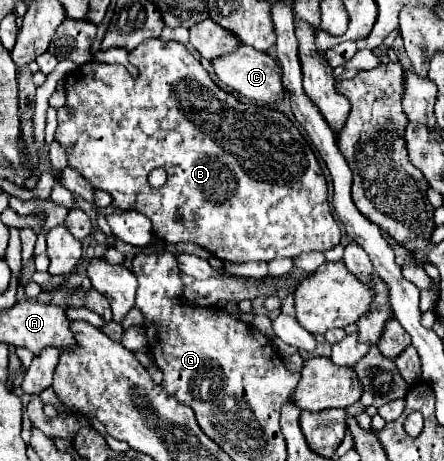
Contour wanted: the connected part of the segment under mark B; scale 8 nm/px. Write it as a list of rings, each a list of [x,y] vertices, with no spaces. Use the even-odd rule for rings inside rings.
[[[150,38],[150,42],[144,42],[142,46],[130,52],[130,64],[138,68],[138,76],[132,76],[122,64],[102,64],[102,62],[90,60],[78,66],[74,72],[66,76],[66,104],[58,108],[56,140],[66,148],[68,164],[76,168],[96,190],[106,190],[112,196],[114,206],[118,206],[120,210],[136,210],[148,216],[152,222],[152,234],[156,240],[194,242],[224,262],[252,262],[252,260],[270,262],[274,258],[296,258],[302,252],[314,252],[314,250],[326,252],[334,248],[336,244],[340,244],[342,234],[328,206],[328,188],[326,188],[326,178],[322,174],[322,168],[310,144],[304,140],[300,130],[282,112],[272,110],[270,106],[258,106],[258,104],[252,104],[252,110],[248,110],[246,104],[236,100],[232,94],[224,92],[222,88],[218,88],[210,80],[202,64],[180,42],[160,42],[158,38]],[[154,168],[164,168],[168,174],[168,182],[162,188],[152,188],[148,184],[148,174]]]

